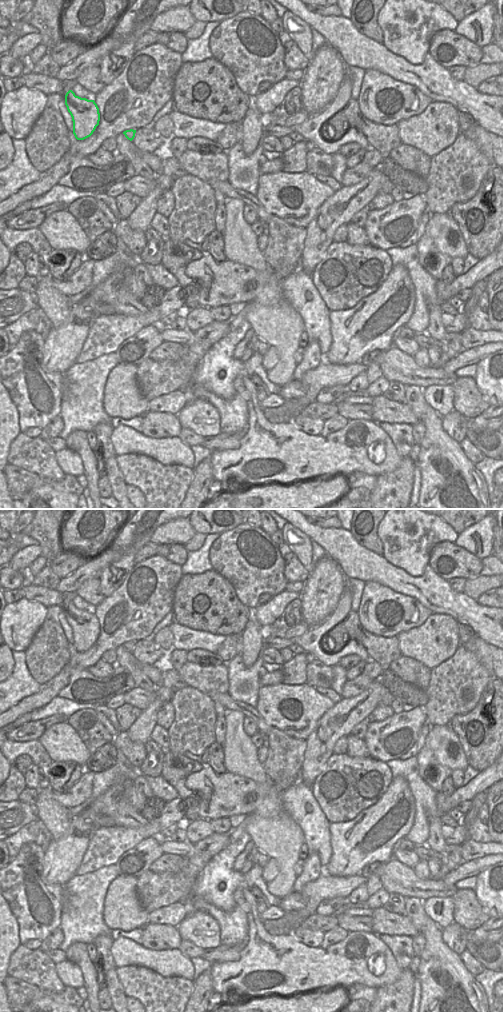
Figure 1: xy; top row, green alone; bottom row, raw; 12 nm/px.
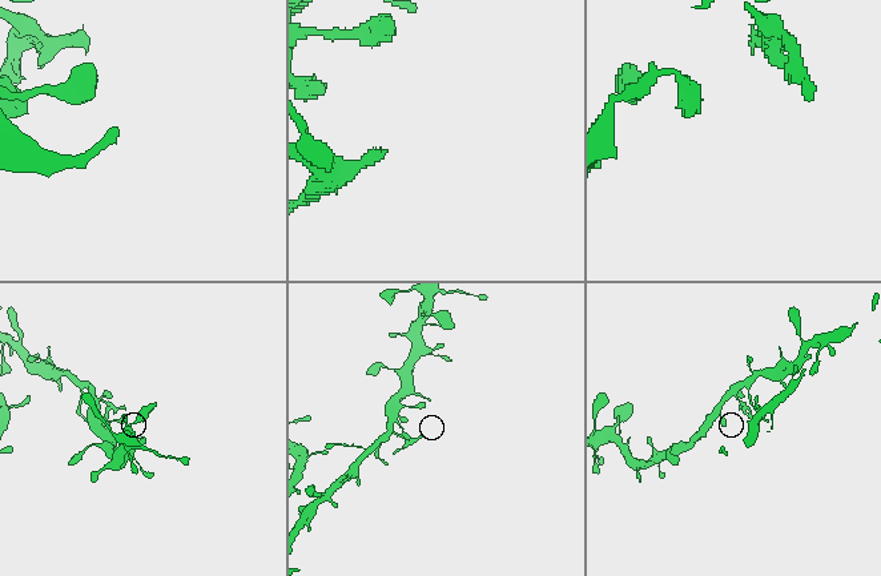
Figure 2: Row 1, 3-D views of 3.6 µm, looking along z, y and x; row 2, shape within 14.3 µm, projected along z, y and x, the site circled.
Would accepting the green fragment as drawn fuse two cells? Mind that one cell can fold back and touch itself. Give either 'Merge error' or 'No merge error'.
No merge error

